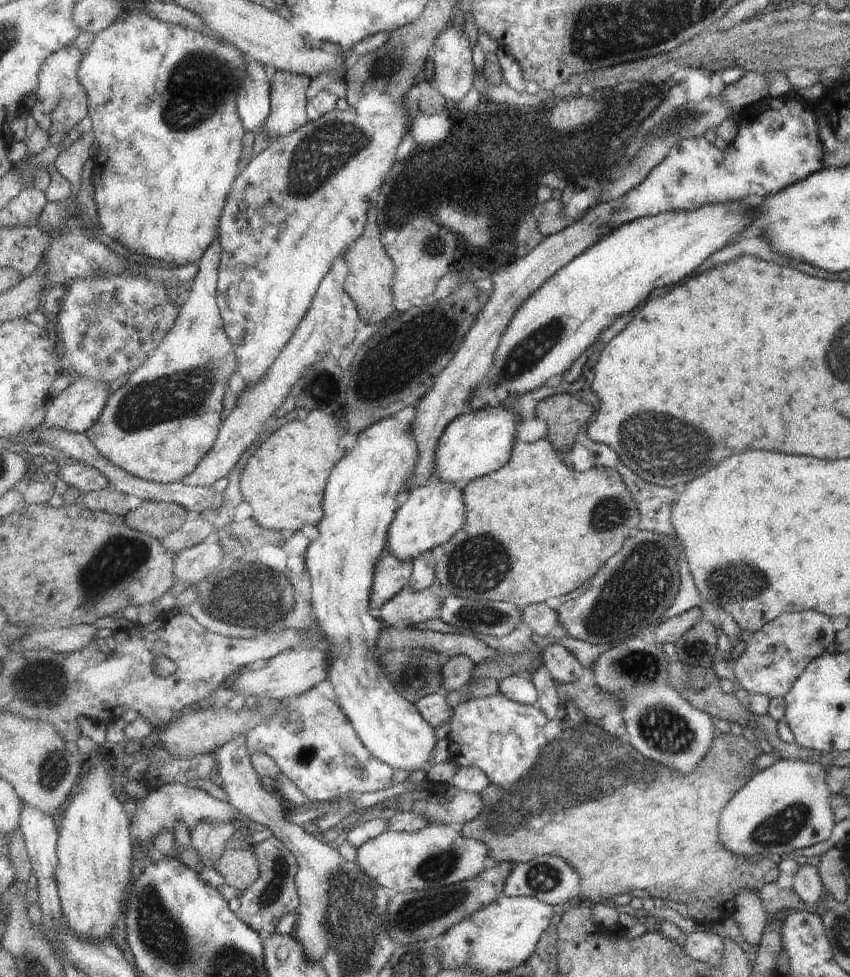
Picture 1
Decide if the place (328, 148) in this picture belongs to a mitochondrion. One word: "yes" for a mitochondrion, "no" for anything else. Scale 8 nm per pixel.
yes

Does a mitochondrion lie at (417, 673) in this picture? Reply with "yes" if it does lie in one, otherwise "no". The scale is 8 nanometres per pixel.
no

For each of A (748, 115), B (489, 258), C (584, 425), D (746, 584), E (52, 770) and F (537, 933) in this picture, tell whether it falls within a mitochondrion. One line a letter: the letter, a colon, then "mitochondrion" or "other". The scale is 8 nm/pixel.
A: other
B: other
C: other
D: mitochondrion
E: mitochondrion
F: other

